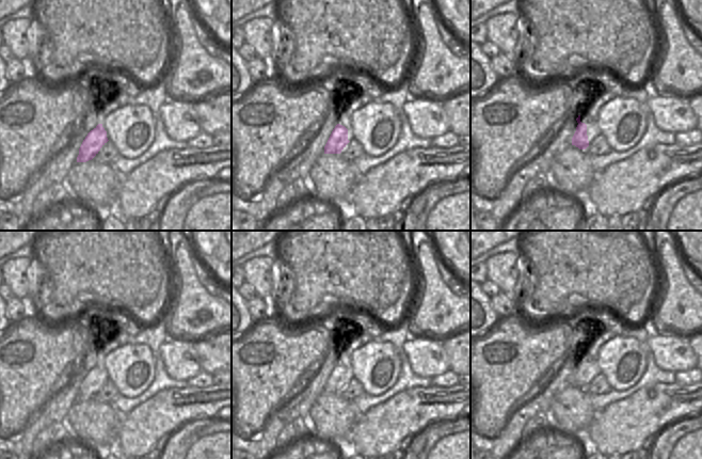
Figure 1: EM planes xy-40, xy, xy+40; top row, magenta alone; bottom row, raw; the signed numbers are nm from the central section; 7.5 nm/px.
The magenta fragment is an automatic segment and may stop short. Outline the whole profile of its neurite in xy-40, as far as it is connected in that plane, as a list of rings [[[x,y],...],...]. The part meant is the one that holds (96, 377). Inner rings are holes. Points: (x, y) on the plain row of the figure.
[[[98,363],[83,379],[79,387],[77,401],[92,399],[108,380],[107,370],[102,366],[102,363]]]

